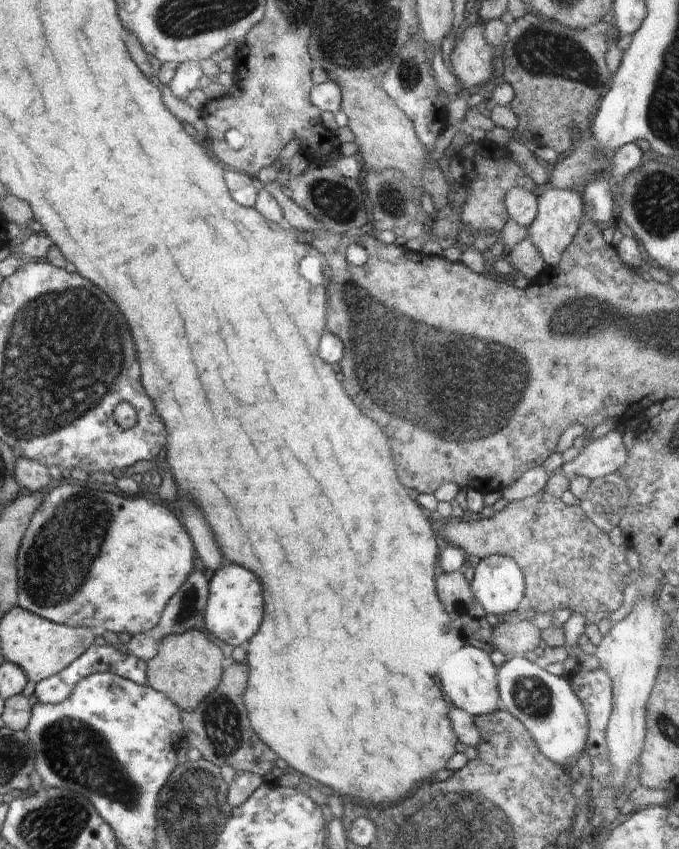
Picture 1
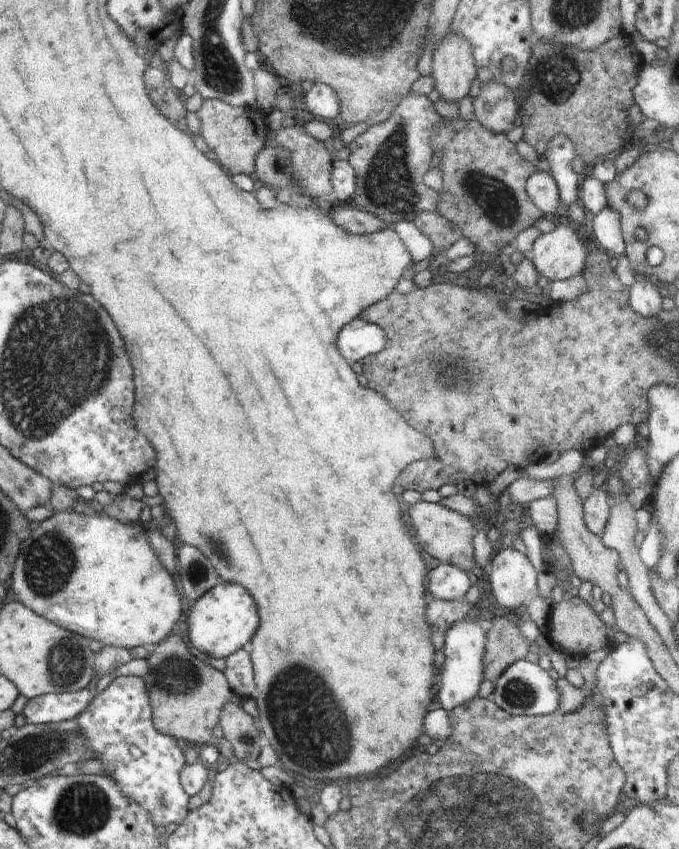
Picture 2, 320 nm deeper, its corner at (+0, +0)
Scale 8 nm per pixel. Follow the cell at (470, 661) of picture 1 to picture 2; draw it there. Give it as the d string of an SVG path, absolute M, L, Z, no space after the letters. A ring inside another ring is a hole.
M480 618L464 619L455 622L445 634L443 646L445 662L442 665L444 674L442 687L438 693L438 700L441 707L449 713L459 704L472 700L478 692L480 684L483 682L483 658L487 633L480 627Z

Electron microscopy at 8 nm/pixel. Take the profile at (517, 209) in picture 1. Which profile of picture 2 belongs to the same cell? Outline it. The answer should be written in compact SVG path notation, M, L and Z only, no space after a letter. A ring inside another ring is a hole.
M540 169L528 177L525 189L530 200L545 214L554 214L560 204L559 188L549 171Z

